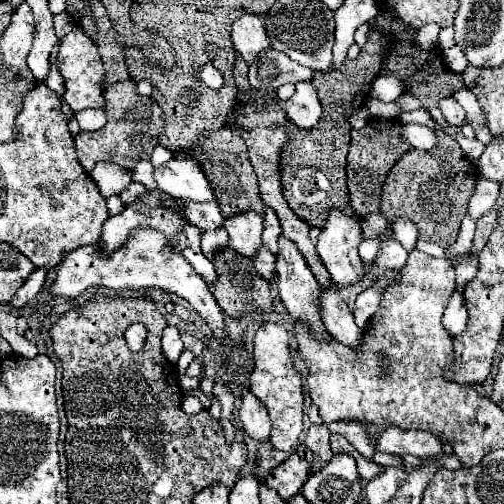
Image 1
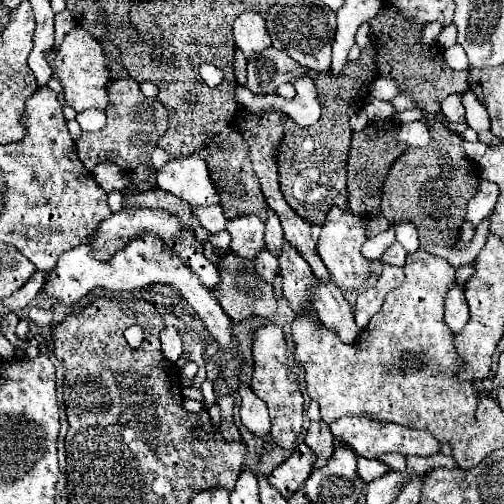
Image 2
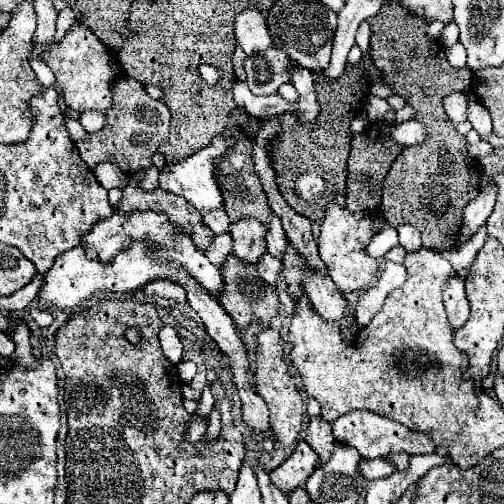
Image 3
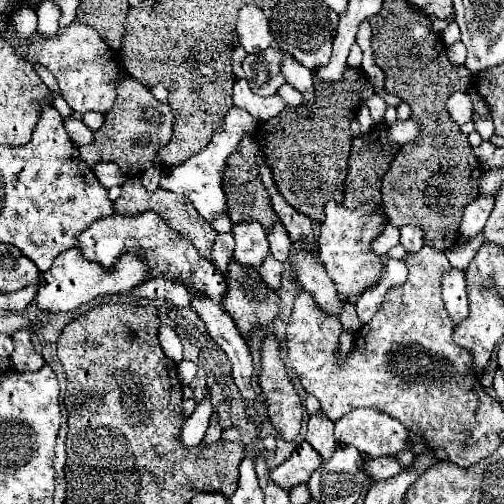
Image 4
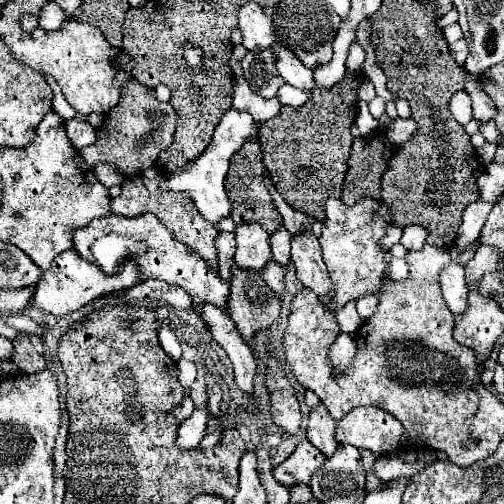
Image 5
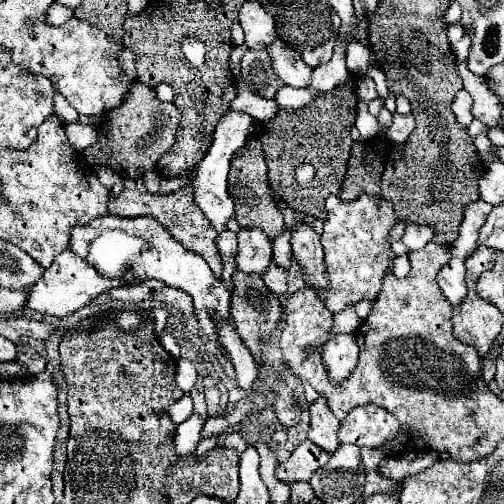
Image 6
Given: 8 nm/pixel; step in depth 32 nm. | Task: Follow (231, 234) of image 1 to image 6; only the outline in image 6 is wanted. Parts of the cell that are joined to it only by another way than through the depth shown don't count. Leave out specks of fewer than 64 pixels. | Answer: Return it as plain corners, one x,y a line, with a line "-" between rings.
240,228
238,230
238,254
236,264
242,272
262,274
272,262
270,238
260,228

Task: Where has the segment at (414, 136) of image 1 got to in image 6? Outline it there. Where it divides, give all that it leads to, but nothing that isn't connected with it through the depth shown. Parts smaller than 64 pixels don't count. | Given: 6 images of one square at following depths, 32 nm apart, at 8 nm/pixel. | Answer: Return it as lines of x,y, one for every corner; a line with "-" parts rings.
394,114
394,122
392,122
392,126
388,128
386,138
388,138
392,144
404,144
404,142
410,138
412,130
414,130
414,118
412,118
412,114
408,114
408,116

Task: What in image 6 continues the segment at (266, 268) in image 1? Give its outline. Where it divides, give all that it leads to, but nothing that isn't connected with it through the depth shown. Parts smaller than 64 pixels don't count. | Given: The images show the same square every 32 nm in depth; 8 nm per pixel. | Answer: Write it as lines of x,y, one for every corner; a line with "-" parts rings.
274,262
268,266
268,272
262,274
262,280
276,296
282,296
286,292
286,270
276,266

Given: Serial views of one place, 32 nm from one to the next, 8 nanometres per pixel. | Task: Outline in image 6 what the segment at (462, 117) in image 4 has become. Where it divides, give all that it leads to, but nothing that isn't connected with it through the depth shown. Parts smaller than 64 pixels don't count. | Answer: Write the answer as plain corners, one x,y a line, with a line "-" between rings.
460,90
456,96
454,96
454,100
452,100
452,112
454,112
454,116
456,116
456,120
460,122
460,124
464,124
464,126
468,126
470,122
472,122
472,98
468,96
468,92
464,92
464,90

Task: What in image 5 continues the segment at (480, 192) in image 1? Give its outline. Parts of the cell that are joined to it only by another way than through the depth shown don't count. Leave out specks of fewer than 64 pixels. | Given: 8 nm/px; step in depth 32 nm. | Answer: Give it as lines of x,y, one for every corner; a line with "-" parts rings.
476,200
472,204
468,204
468,208
464,210
462,216
462,226
460,226
460,250
466,250
472,242
478,240
482,226
486,224
486,218
492,210
494,202
486,202
486,200

